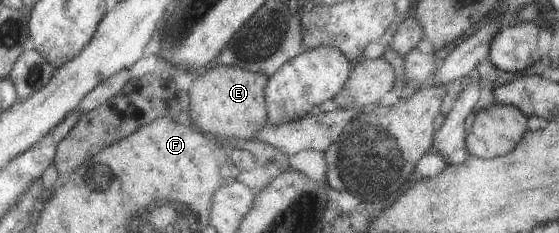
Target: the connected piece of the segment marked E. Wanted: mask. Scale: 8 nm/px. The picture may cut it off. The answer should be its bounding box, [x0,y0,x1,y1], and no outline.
[187,65,268,139]

